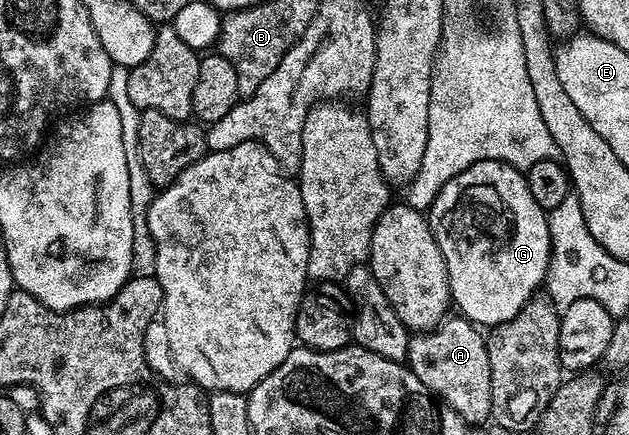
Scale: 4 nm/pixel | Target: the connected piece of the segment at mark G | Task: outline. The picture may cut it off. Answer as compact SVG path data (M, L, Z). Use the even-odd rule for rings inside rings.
M479 161L473 166L467 167L458 175L454 175L449 182L437 193L432 206L427 210L428 226L438 243L438 251L442 251L442 259L446 263L446 275L450 283L450 295L452 296L452 305L455 306L463 316L467 317L473 325L477 327L495 327L514 319L518 311L531 297L535 297L538 290L545 284L548 275L548 264L552 258L552 240L548 230L548 213L538 203L534 203L534 195L530 195L527 176L521 170L508 165L504 161Z

